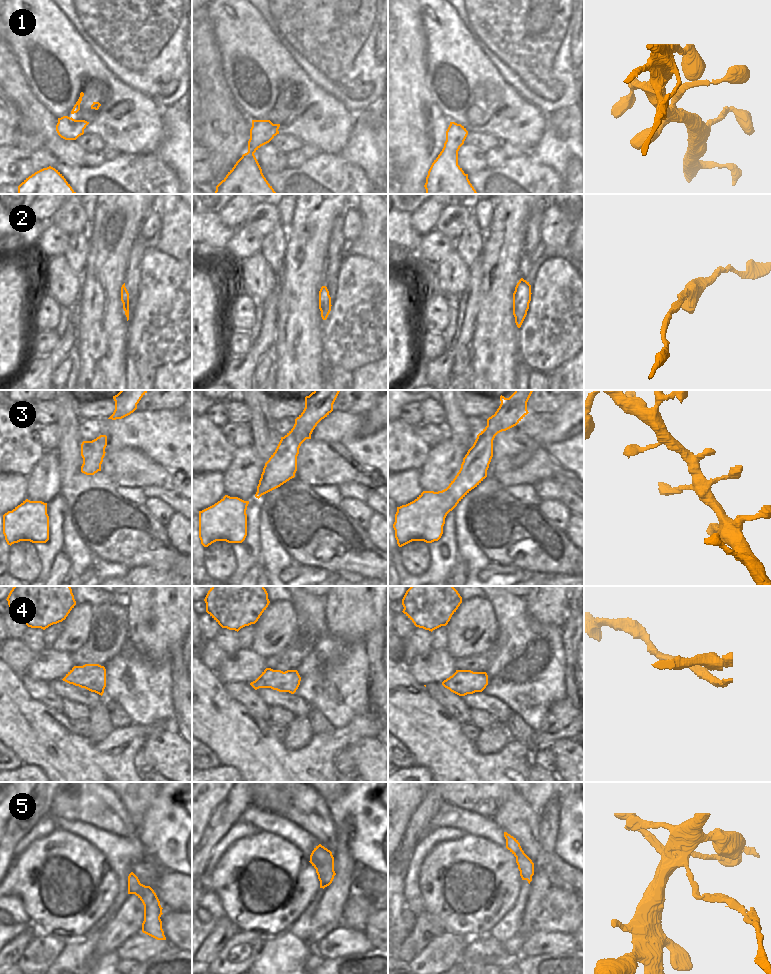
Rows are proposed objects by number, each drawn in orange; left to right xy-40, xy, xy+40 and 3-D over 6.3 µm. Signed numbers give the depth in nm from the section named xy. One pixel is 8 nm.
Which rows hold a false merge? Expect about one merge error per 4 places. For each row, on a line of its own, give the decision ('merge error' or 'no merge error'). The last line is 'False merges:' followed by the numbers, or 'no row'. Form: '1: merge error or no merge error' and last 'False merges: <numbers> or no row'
1: no merge error
2: no merge error
3: no merge error
4: merge error
5: merge error
False merges: 4, 5

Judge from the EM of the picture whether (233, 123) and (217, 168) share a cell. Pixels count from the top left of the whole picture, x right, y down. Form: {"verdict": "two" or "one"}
{"verdict": "two"}

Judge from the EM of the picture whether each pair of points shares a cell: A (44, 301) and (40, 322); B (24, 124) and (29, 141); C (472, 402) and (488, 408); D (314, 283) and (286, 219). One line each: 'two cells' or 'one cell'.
A: one cell
B: one cell
C: one cell
D: two cells

